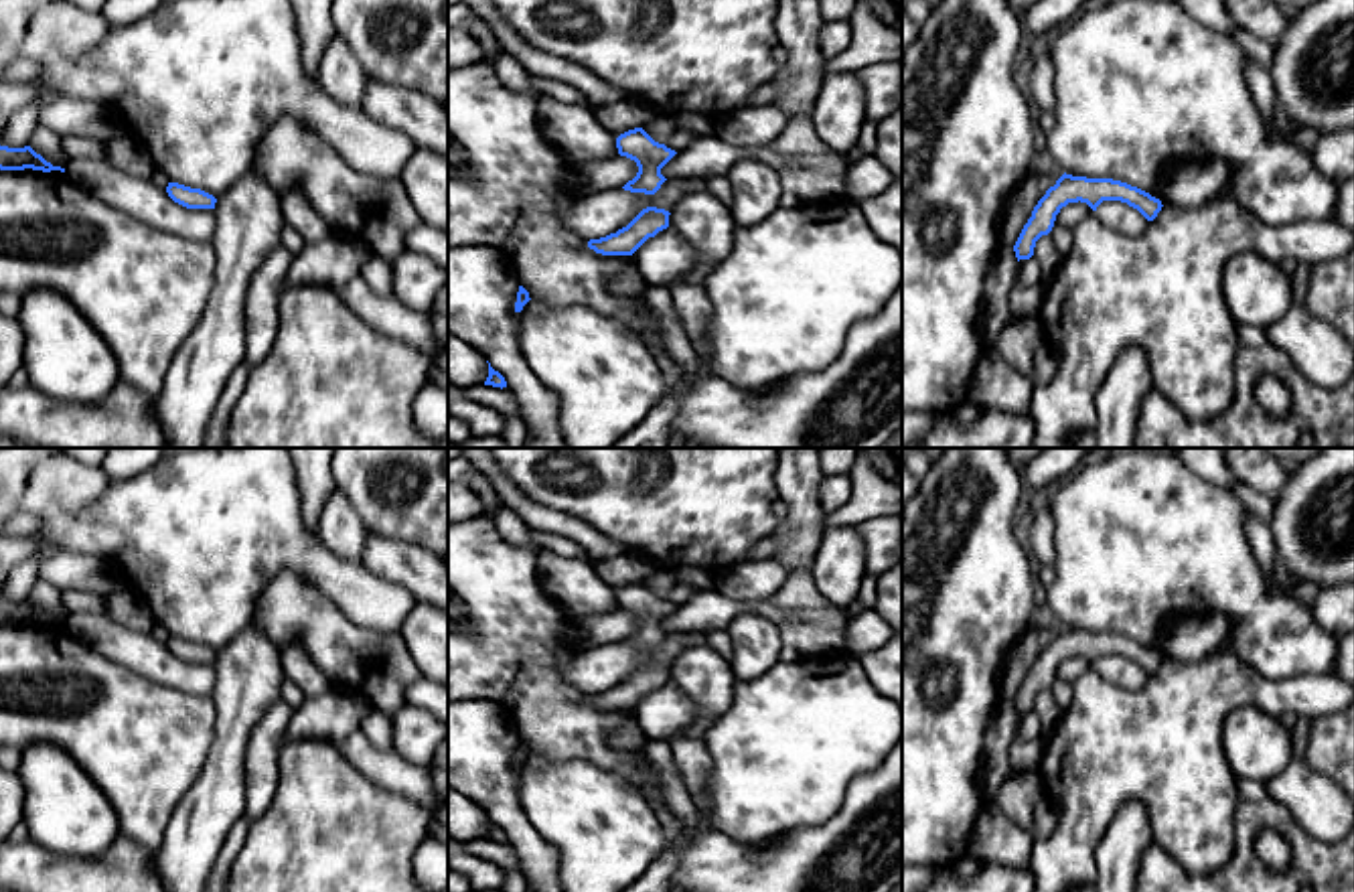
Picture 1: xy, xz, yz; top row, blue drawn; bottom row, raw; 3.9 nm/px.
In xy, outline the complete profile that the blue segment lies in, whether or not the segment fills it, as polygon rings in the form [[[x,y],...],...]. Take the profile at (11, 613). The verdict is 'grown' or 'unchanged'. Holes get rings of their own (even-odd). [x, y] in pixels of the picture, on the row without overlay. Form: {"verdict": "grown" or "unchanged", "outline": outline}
{"verdict": "unchanged", "outline": [[[0,600],[0,624],[24,624],[24,622],[43,624],[43,626],[51,626],[51,624],[65,626],[65,622],[53,620],[30,600],[24,602]]]}

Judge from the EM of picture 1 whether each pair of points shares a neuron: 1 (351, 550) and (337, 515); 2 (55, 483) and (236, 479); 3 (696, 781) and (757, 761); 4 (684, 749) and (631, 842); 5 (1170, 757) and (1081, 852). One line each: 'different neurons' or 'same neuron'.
1: same neuron
2: different neurons
3: different neurons
4: different neurons
5: same neuron

